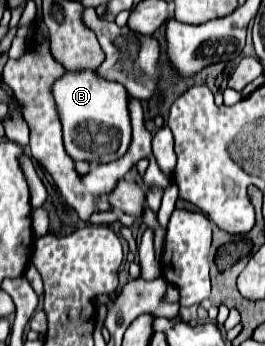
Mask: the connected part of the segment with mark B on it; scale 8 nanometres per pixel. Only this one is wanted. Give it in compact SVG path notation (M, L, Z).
M66 69L64 75L52 83L50 93L54 97L58 119L62 123L64 149L74 161L88 161L92 165L110 163L120 159L128 151L132 135L128 91L120 83L108 81L92 69Z

